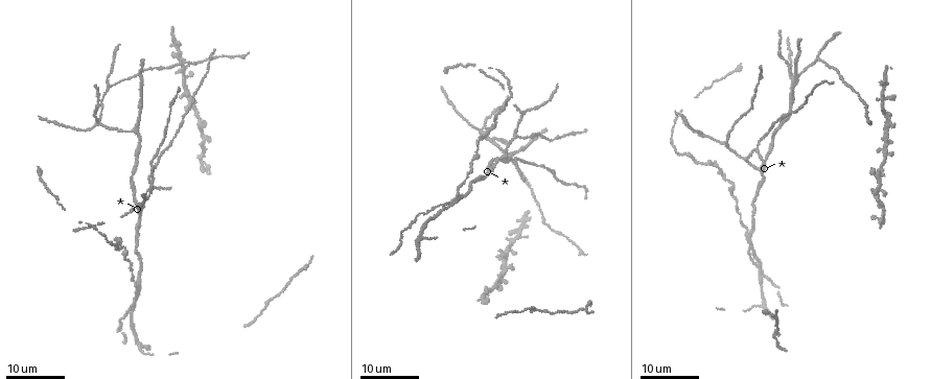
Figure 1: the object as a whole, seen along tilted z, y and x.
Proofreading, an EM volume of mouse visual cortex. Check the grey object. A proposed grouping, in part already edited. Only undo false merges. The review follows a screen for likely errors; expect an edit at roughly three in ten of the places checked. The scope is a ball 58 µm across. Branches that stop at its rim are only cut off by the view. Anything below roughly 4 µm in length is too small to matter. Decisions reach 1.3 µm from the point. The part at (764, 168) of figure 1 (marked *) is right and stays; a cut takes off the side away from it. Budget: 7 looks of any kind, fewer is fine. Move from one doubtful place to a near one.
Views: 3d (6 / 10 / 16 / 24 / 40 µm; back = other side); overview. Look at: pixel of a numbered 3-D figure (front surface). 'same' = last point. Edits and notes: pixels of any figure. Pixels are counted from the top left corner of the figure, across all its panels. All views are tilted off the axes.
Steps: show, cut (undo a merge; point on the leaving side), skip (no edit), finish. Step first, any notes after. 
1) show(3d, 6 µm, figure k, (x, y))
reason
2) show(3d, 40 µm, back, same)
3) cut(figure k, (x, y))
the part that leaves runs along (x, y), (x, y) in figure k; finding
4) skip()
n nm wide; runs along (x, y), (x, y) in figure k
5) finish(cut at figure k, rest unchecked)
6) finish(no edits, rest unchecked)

show(3d, 24 µm, figure 1, (110, 85))
a fork

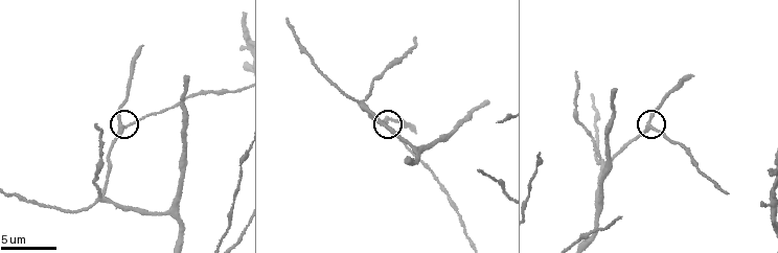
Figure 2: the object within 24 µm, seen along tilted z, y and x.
show(3d, 10 µm, figure 2, (651, 124))

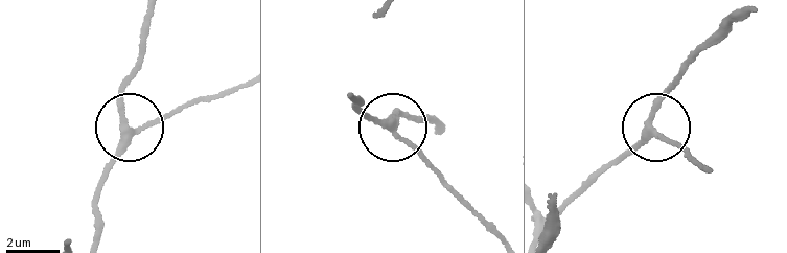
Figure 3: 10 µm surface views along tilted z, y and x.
skip()
side arm 8 µm; runs along (94, 239), (96, 193), (125, 134), (121, 87), (137, 51) in figure 3; one neuron here

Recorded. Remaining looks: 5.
show(3d, 6 µm, figure 2, (362, 105))
four or more arms meet

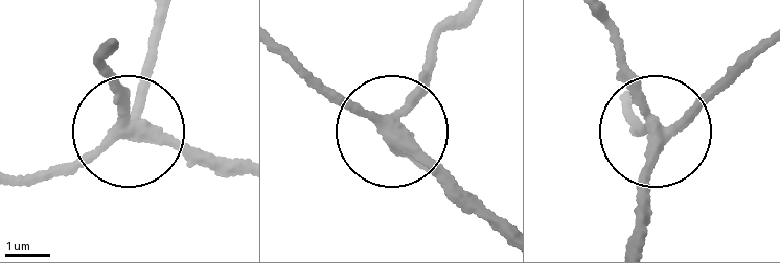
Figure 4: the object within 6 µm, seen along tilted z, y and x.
show(3d, 6 µm, back, figure 4, (393, 138))

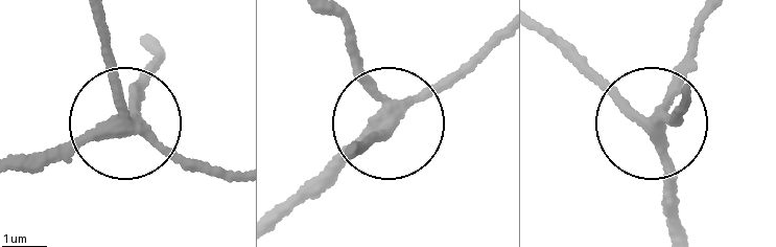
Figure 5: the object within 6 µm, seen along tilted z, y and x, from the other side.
skip()
runs along (16, 154), (125, 125), (227, 177) in figure 5; all the same neuron

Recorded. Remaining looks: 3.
show(3d, 16 µm, figure 1, (515, 136))
three arms meet

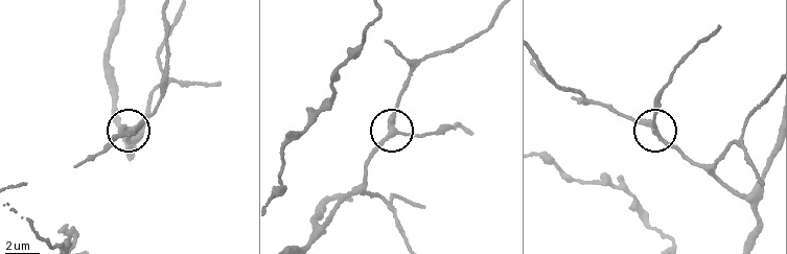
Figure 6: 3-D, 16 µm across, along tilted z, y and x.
show(3d, 10 µm, figure 6, (133, 127))

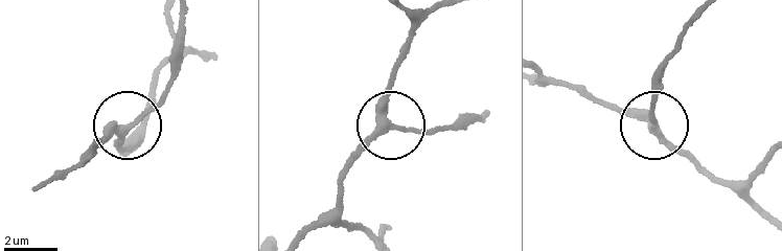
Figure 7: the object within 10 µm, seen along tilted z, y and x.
show(3d, 10 µm, back, figure 7, (390, 126))

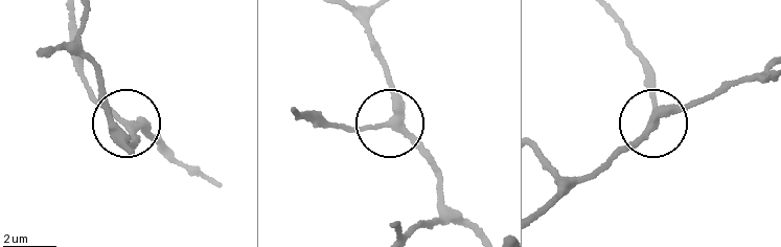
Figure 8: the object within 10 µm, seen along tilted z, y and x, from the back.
skip()
3 arms; runs along (541, 207), (670, 108), (713, 94) in figure 8; one neuron here

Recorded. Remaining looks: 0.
finish(no edits, rest unchecked)

